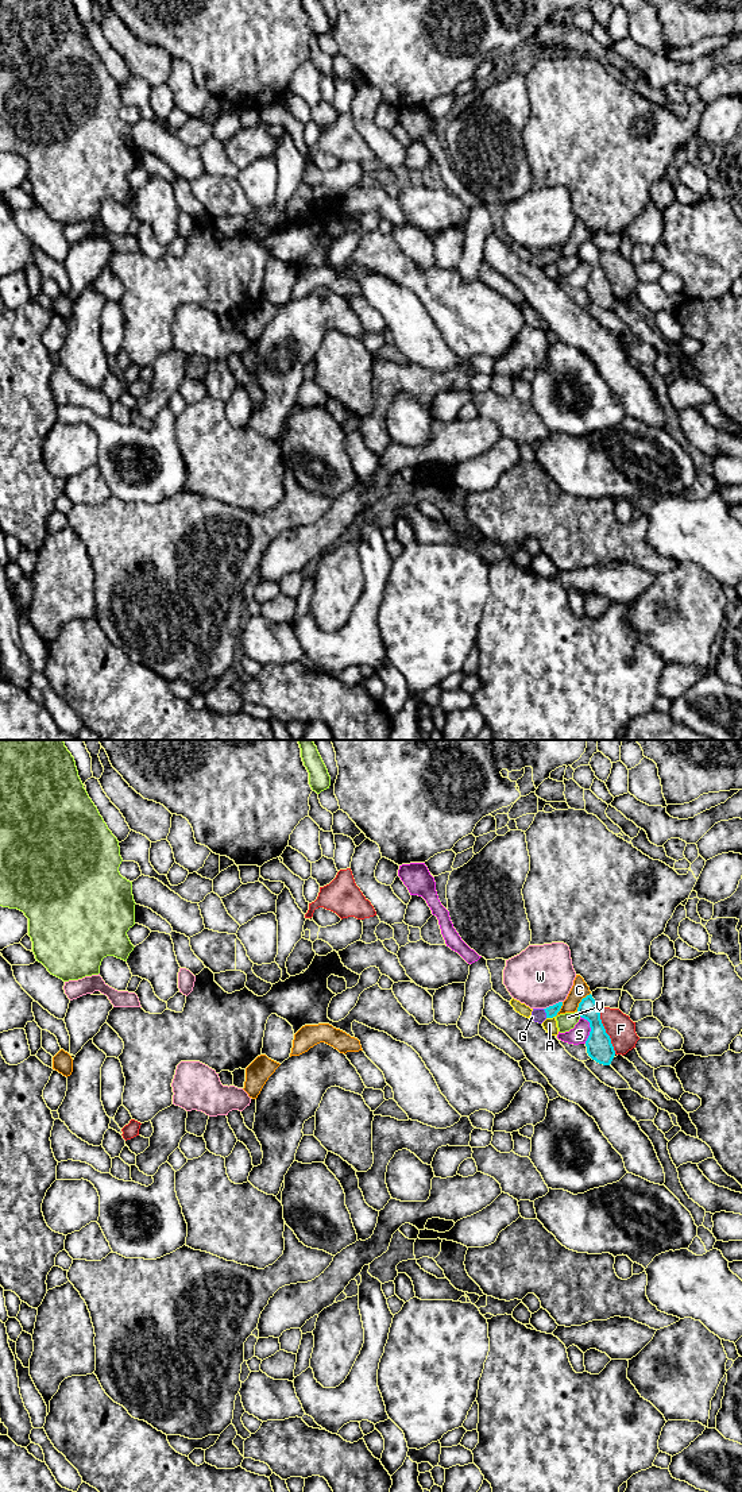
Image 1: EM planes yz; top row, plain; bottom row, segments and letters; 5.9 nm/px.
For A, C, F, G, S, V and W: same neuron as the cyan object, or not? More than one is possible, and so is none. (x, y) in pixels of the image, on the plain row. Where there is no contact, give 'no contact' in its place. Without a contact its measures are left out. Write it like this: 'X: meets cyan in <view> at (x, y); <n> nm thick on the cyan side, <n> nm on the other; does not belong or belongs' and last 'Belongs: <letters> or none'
A: meets cyan in yz at (551, 261); 70 nm thick on the cyan side, 80 nm on the other; does not belong
C: meets cyan in yz at (582, 245); 120 nm thick on the cyan side, 100 nm on the other; does not belong
F: meets cyan in yz at (605, 274); 160 nm thick on the cyan side, 160 nm on the other; does not belong
G: meets cyan in yz at (545, 255); 70 nm thick on the cyan side, 80 nm on the other; belongs
S: meets cyan in yz at (591, 273); 160 nm thick on the cyan side, 110 nm on the other; does not belong
V: meets cyan in yz at (579, 258); 160 nm thick on the cyan side, 100 nm on the other; does not belong
W: meets cyan in yz at (553, 249); 70 nm thick on the cyan side, 360 nm on the other; does not belong
Belongs: G

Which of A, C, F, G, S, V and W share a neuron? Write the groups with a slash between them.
A / C / F / G / S / V / W

